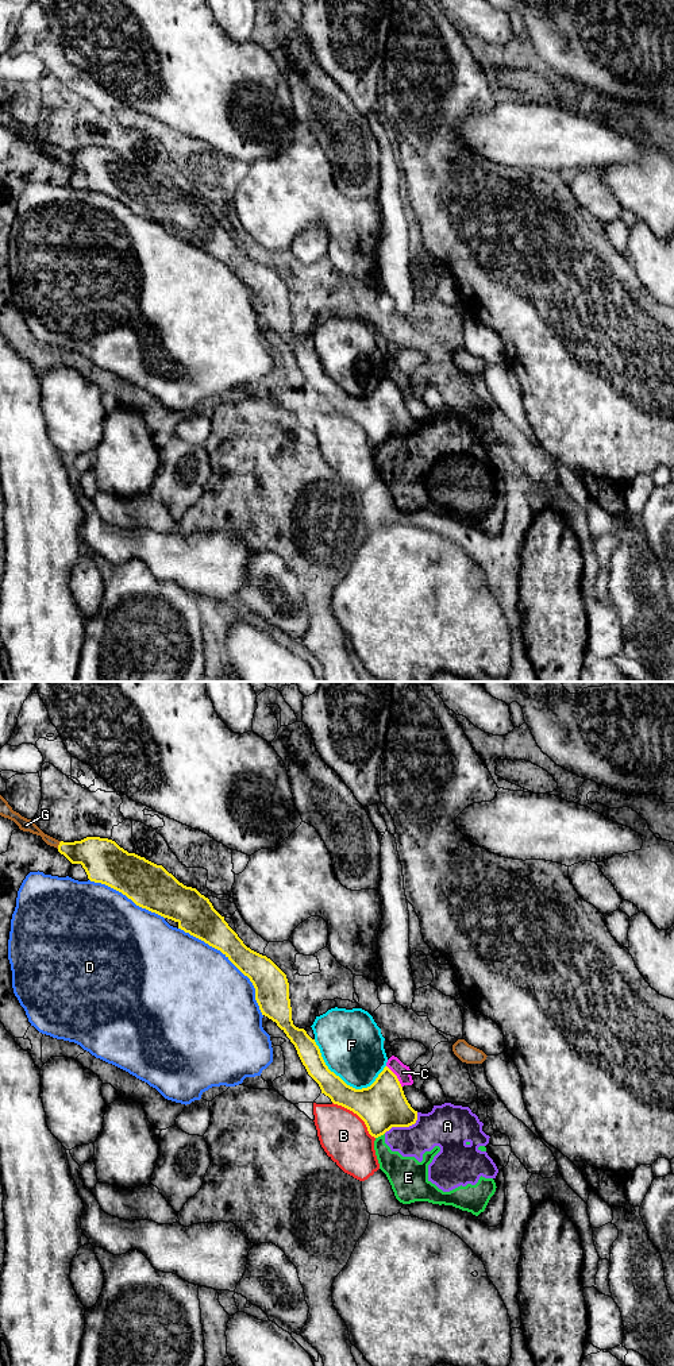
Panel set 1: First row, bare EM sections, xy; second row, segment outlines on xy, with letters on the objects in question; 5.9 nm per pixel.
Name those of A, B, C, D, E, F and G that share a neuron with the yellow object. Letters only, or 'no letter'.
no letter

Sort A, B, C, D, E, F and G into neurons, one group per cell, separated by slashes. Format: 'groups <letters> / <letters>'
groups A E / B / C / D / F / G

